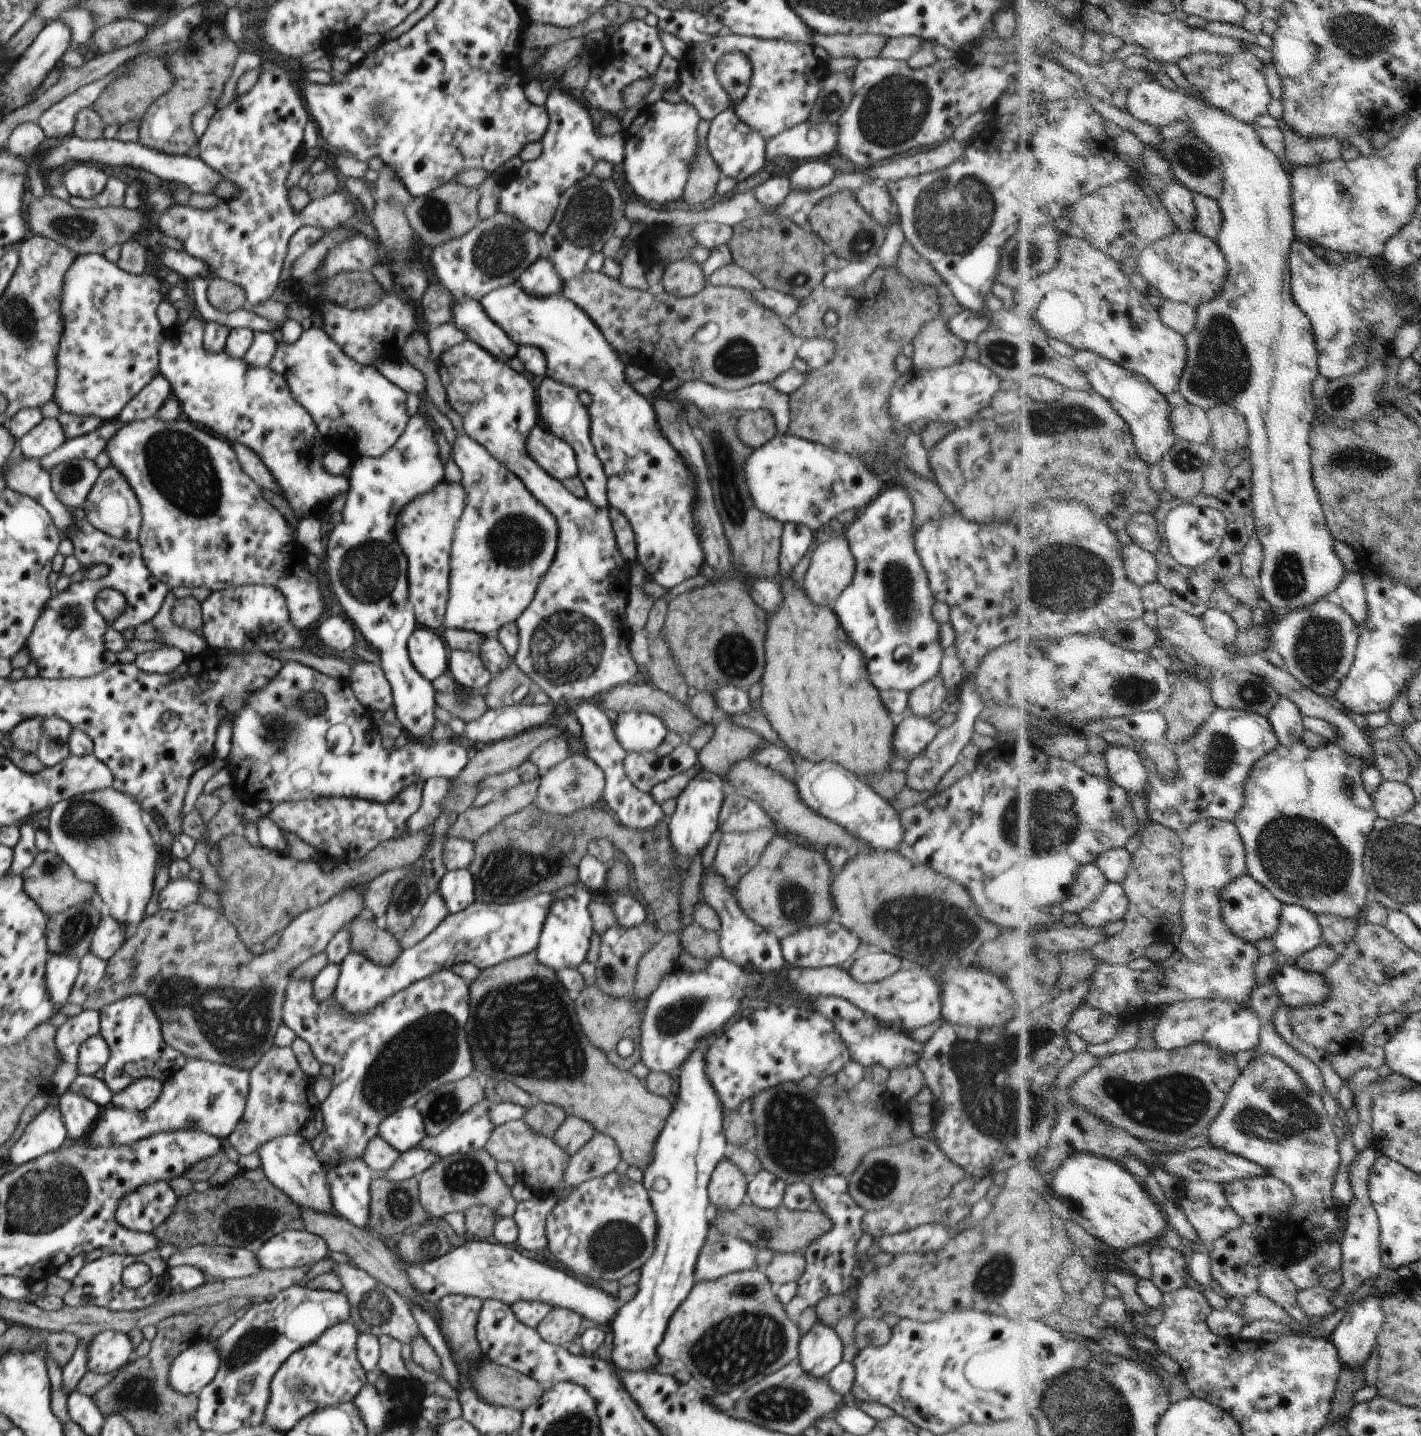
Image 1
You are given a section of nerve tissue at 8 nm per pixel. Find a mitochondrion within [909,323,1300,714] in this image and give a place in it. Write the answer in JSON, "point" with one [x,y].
{"point":[1064,578]}

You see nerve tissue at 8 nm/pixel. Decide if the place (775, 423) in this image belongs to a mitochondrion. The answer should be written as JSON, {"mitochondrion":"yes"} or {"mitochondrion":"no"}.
{"mitochondrion":"no"}

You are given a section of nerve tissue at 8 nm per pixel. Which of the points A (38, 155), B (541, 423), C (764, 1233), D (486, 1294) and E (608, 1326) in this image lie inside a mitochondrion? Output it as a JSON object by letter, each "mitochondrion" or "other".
{"A":"other","B":"other","C":"mitochondrion","D":"other","E":"other"}

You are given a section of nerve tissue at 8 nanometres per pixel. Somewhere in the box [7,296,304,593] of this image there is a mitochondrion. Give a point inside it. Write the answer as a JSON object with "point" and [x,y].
{"point":[182,470]}

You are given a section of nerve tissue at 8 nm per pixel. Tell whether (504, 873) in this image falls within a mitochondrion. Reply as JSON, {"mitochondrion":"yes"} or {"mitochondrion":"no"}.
{"mitochondrion":"yes"}

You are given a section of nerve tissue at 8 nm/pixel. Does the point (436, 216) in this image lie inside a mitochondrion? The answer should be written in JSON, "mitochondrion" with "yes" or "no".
{"mitochondrion":"yes"}

